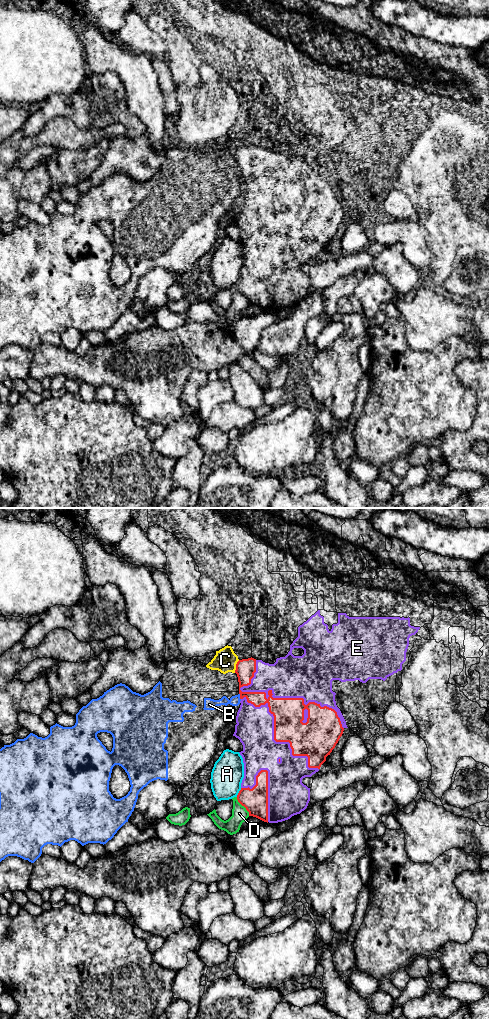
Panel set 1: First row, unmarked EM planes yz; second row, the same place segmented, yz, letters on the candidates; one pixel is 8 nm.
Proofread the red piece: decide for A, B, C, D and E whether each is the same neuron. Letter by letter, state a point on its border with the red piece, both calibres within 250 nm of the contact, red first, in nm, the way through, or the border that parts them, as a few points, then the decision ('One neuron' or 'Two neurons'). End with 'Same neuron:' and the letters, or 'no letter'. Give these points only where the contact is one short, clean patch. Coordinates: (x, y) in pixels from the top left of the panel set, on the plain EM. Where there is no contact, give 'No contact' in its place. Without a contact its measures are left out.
A: Touches red at yz (239, 280). Thickness 200 nm (red) against 260 nm. Boundary: yz (241, 276), (236, 284). Two neurons
B: Touches red at yz (240, 184). Thickness 160 nm (red) against 100 nm. Two neurons
C: Touches red at yz (236, 154). Thickness 160 nm (red) against 190 nm. Boundary: yz (239, 148), (234, 160). Two neurons
D: Touches red at yz (243, 293). Thickness 200 nm (red) against 130 nm. Boundary: yz (236, 285), (249, 303). Two neurons
E: Touches red at yz (295, 186). Thickness 240 nm (red) against 360 nm. One neuron
Same neuron: E

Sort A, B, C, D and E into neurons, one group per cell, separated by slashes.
A / B C / D / E

